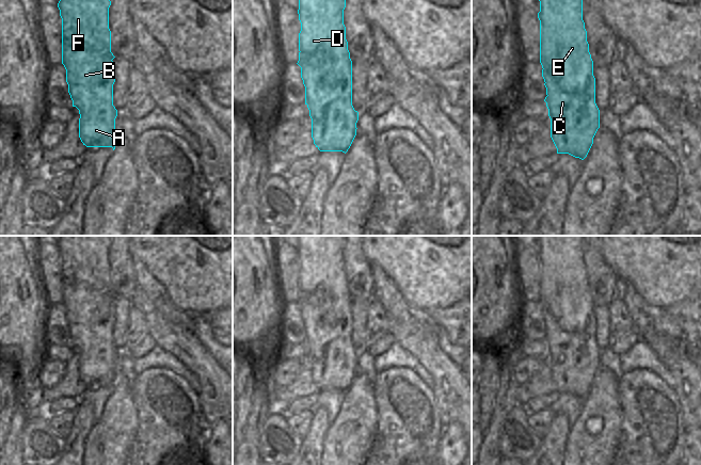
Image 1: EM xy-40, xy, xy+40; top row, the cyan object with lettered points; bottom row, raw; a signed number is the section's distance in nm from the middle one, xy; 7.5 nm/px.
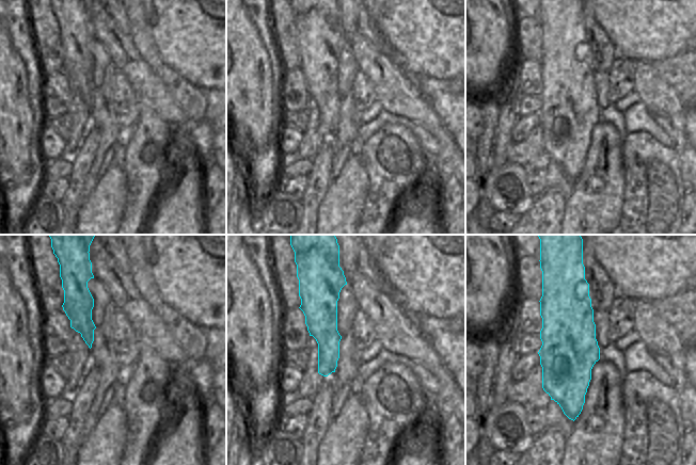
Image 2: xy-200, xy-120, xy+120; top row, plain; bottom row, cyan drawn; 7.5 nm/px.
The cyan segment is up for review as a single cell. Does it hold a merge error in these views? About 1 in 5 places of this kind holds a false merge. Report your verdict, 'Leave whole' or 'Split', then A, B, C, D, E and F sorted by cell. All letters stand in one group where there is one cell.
Leave whole. Groups: A B C D E F

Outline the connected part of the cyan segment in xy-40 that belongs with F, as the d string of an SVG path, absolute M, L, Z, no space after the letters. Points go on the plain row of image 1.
M60 236L58 246L62 257L62 303L66 308L68 332L73 346L79 349L79 376L86 386L115 388L113 323L115 308L109 268L109 236Z

